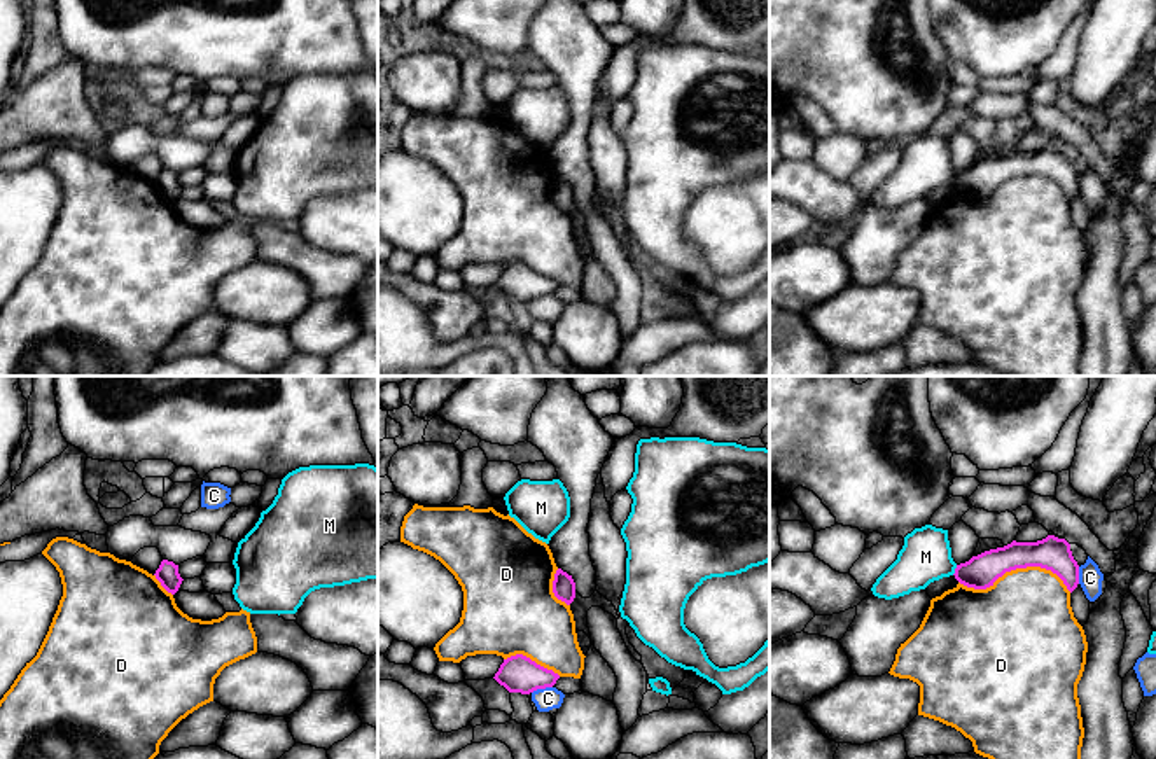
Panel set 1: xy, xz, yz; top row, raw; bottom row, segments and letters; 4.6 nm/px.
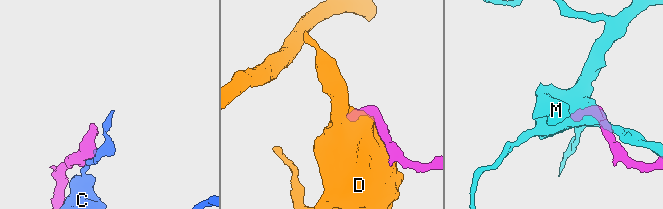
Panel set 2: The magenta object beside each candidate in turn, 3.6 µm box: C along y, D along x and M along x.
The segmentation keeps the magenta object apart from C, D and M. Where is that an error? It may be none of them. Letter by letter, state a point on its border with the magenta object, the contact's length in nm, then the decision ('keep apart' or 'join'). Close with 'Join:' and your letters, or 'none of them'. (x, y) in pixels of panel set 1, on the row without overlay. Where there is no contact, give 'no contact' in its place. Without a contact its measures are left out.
C: xz (541, 296) | 100 nm | keep apart
D: yz (1016, 175) | 500 nm | keep apart
M: yz (955, 179) | 50 nm | keep apart
Join: none of them

